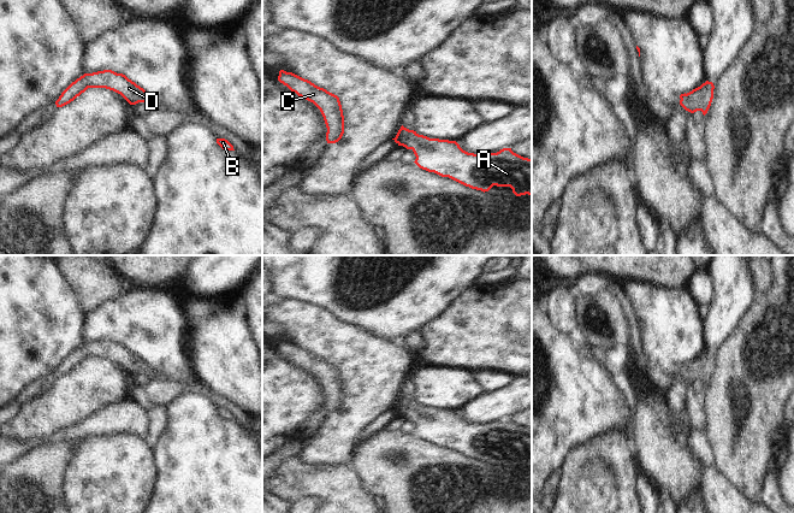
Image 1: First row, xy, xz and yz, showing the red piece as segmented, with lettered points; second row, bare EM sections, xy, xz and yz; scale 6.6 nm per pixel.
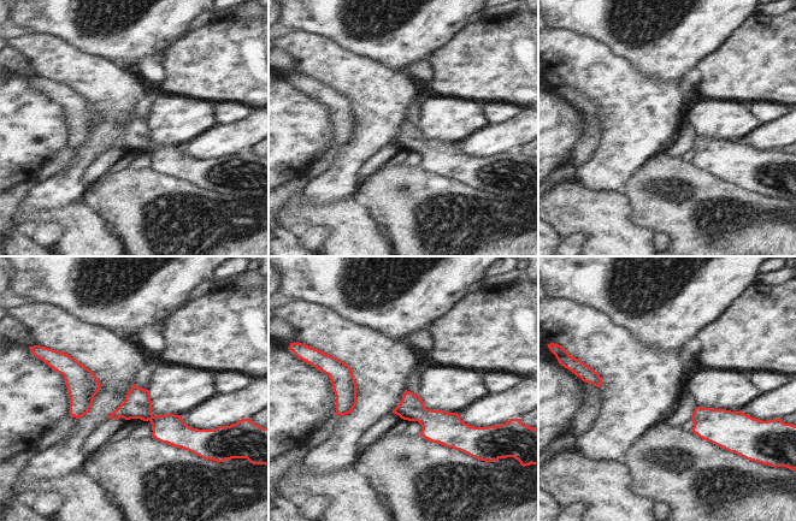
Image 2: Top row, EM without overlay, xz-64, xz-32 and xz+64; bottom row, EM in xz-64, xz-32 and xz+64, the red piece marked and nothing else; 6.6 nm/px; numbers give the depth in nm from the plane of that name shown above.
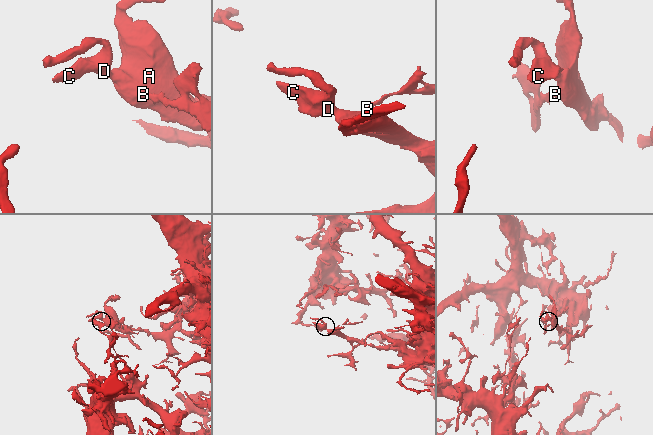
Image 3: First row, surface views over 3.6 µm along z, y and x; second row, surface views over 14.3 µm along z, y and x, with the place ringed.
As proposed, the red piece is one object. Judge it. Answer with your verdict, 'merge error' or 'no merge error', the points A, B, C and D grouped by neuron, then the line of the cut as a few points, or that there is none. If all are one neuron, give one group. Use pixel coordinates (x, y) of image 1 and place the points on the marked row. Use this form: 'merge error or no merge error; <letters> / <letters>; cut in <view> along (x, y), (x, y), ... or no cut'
no merge error; A B C D; no cut

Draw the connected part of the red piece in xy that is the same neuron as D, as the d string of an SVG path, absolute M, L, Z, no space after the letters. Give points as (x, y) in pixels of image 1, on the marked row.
M112 70L84 73L77 78L55 101L57 107L70 104L88 88L106 88L120 94L130 105L146 102L153 110L154 100L149 98L149 94L143 88L129 79L125 75L117 73Z

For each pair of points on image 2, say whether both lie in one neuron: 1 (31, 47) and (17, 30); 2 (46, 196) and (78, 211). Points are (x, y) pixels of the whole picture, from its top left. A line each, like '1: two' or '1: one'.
1: two
2: two

